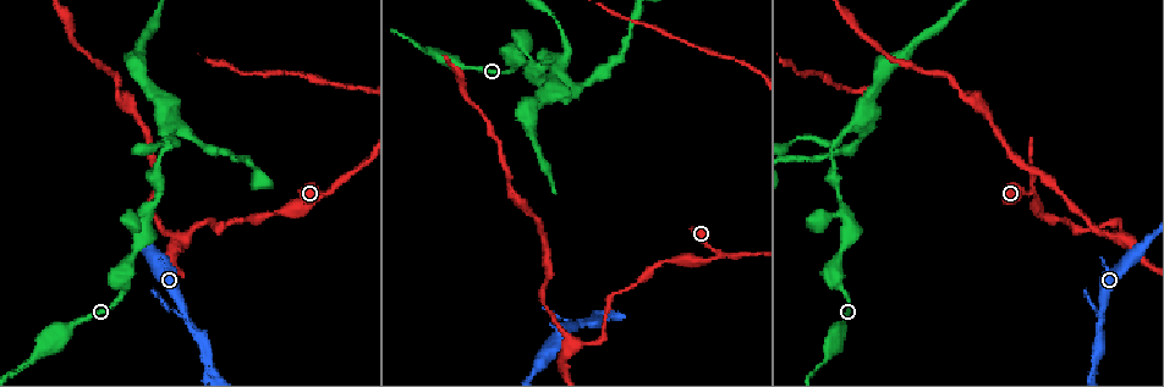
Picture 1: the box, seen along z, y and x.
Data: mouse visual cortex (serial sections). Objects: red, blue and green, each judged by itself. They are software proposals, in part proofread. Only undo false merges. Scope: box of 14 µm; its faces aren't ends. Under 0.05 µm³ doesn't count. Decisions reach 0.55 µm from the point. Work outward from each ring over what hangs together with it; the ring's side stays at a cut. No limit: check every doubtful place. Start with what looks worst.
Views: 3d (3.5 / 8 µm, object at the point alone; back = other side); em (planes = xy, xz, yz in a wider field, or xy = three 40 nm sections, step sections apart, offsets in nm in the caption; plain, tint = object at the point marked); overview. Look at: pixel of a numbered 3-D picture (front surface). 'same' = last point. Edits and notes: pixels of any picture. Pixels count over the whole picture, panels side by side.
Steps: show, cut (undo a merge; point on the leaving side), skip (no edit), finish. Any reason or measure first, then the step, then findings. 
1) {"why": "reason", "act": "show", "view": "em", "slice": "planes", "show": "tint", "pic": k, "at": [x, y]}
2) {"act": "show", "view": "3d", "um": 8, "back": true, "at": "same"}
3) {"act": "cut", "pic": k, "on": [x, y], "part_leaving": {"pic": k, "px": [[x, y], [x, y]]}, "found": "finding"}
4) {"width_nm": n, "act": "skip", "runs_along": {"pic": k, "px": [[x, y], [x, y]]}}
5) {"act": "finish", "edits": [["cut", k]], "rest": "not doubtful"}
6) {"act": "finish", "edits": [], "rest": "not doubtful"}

{"why": "thin neck", "act": "show", "view": "3d", "um": 3.5, "pic": 1, "at": [580, 325]}

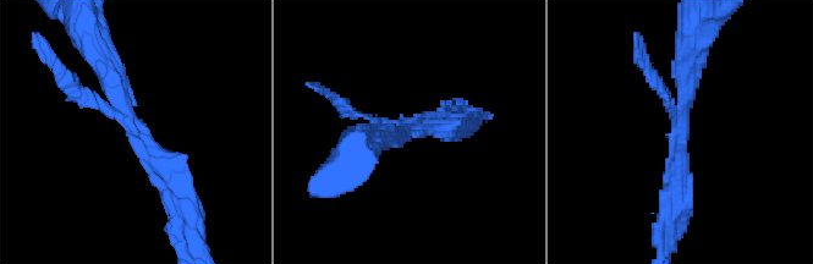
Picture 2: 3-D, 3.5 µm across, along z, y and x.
{"act": "show", "view": "em", "slice": "xy", "step": 5, "show": "tint", "pic": 2, "at": [687, 125]}

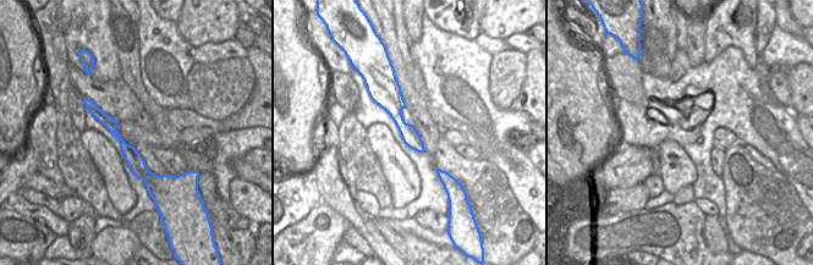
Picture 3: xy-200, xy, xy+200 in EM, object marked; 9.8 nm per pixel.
{"act": "skip", "runs_along": {"pic": 2, "px": [[99, 53], [177, 192]]}, "found": "one cell here"}

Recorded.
{"why": "thin neck", "act": "show", "view": "3d", "um": 8, "pic": 1, "at": [1094, 367]}

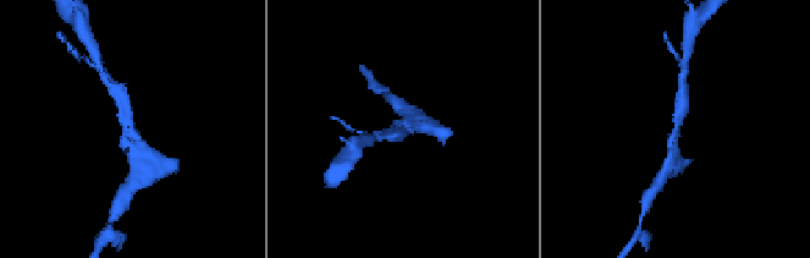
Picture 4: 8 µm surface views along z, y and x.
{"why": "closer look", "act": "show", "view": "3d", "um": 3.5, "pic": 4, "at": [137, 132]}

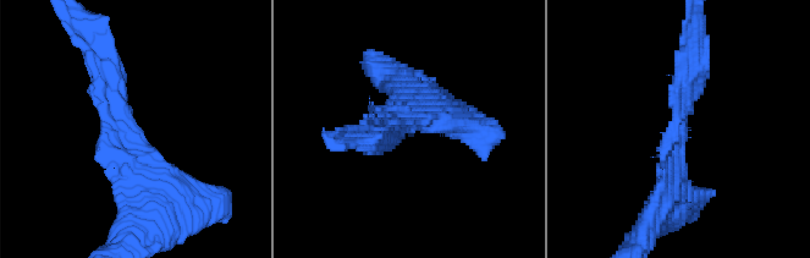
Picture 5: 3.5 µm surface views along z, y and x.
{"why": "need the tissue", "act": "show", "view": "em", "slice": "xy", "step": 2, "show": "tint", "pic": 5, "at": [406, 126]}

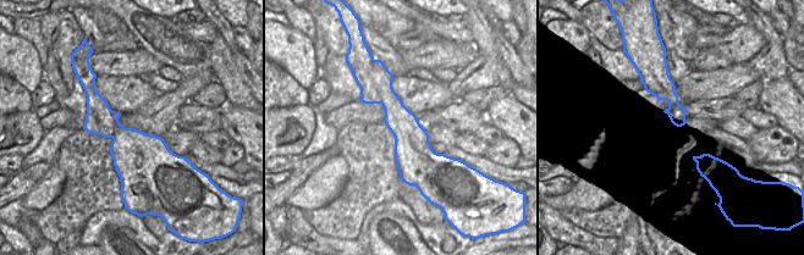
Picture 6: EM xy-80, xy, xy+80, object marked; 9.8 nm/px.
{"act": "skip", "runs_along": {"pic": 6, "px": [[389, 77], [408, 133], [408, 181]]}, "found": "one cell here"}

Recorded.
{"why": "two arms in line, one across", "act": "show", "view": "3d", "um": 8, "pic": 1, "at": [717, 254]}

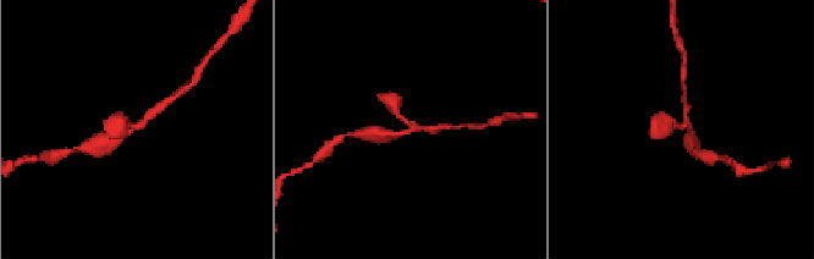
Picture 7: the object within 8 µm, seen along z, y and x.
{"arms": 3, "arm_widths_nm": [250, 250, 250], "why": "shape alone is not enough", "act": "show", "view": "em", "slice": "planes", "show": "tint", "pic": 7, "at": [414, 131]}

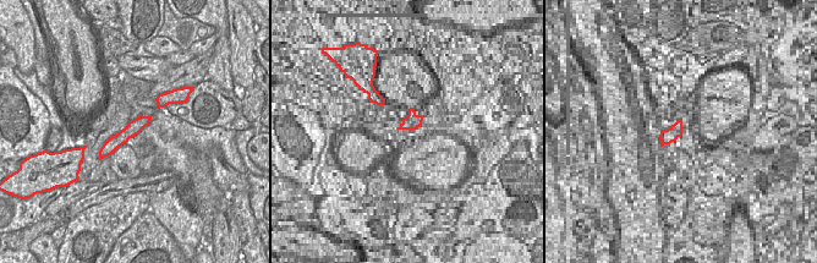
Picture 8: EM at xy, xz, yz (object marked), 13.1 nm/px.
{"act": "skip", "runs_along": {"pic": 8, "px": [[147, 119], [103, 152]]}, "found": "continuous, no second cell"}

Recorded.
{"why": "sharp bend", "act": "show", "view": "3d", "um": 8, "pic": 1, "at": [1120, 222]}

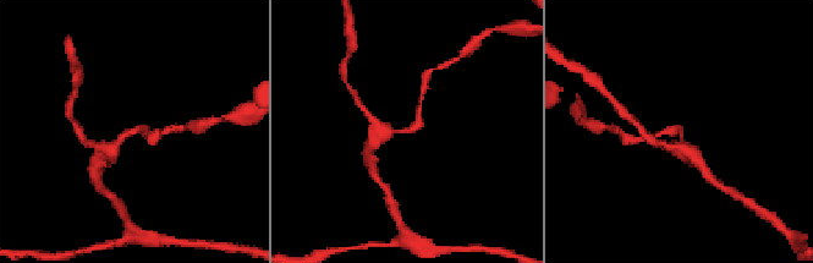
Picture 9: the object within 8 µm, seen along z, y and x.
{"arm_widths_nm": [150, 200], "act": "show", "view": "em", "slice": "planes", "show": "tint", "pic": 9, "at": [138, 129]}

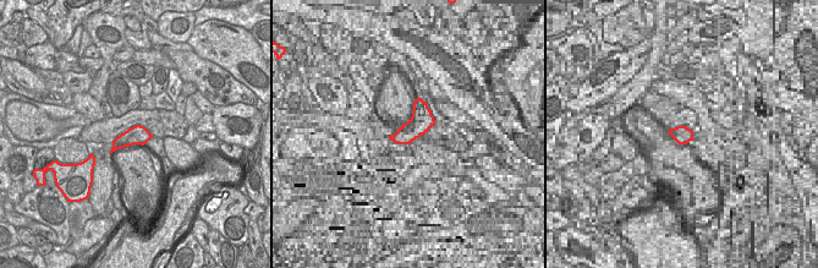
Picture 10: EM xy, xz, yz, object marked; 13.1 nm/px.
{"act": "skip", "runs_along": {"pic": 9, "px": [[419, 100], [417, 127], [385, 131]]}, "found": "all the same cell"}

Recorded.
{"act": "finish", "edits": [], "rest": "not doubtful"}

